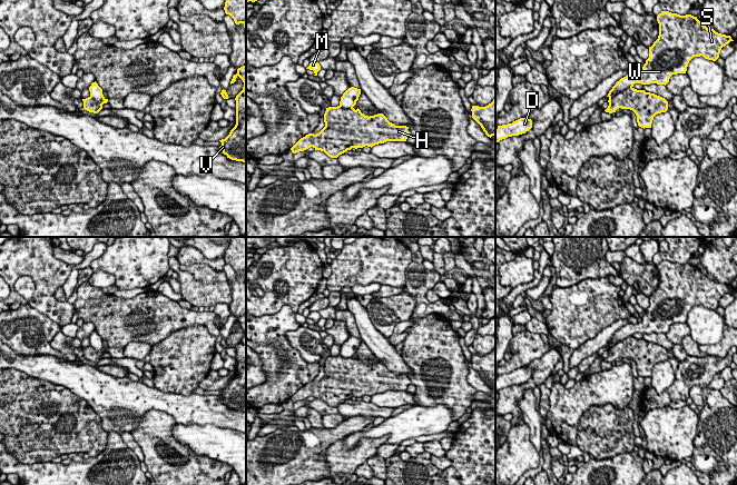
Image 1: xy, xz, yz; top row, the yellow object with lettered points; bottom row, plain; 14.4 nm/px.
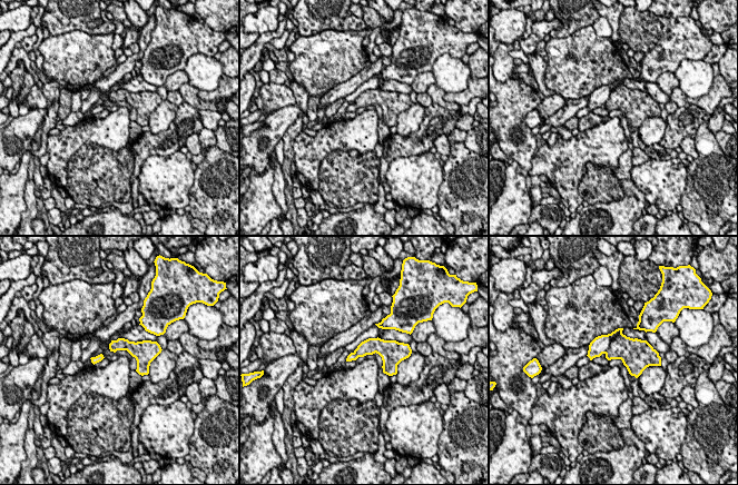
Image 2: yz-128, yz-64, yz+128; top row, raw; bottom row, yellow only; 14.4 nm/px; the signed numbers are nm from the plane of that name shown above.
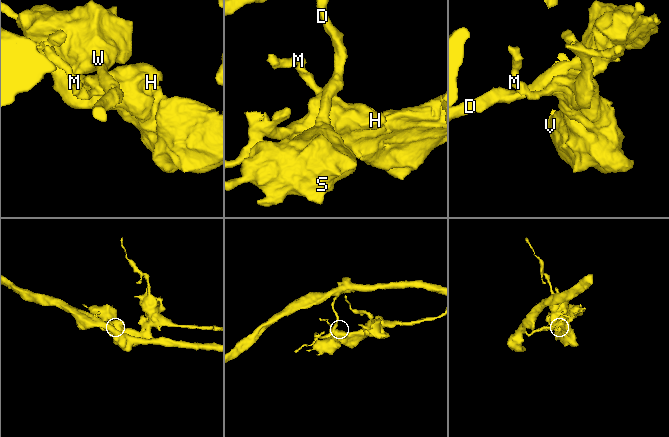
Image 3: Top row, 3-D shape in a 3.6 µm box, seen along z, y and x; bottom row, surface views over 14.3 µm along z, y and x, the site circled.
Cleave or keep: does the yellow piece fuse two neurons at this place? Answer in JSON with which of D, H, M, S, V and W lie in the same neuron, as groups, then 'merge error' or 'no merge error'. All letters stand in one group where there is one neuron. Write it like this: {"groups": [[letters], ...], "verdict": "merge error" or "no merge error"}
{"groups": [["D", "S", "W"], ["H", "M", "V"]], "verdict": "merge error"}

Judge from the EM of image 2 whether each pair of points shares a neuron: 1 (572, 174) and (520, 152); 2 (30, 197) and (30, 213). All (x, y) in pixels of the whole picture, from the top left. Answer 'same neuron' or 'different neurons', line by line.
1: different neurons
2: same neuron

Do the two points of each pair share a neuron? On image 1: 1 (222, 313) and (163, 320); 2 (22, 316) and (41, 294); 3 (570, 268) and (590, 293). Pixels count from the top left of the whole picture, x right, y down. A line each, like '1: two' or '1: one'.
1: two
2: two
3: two

